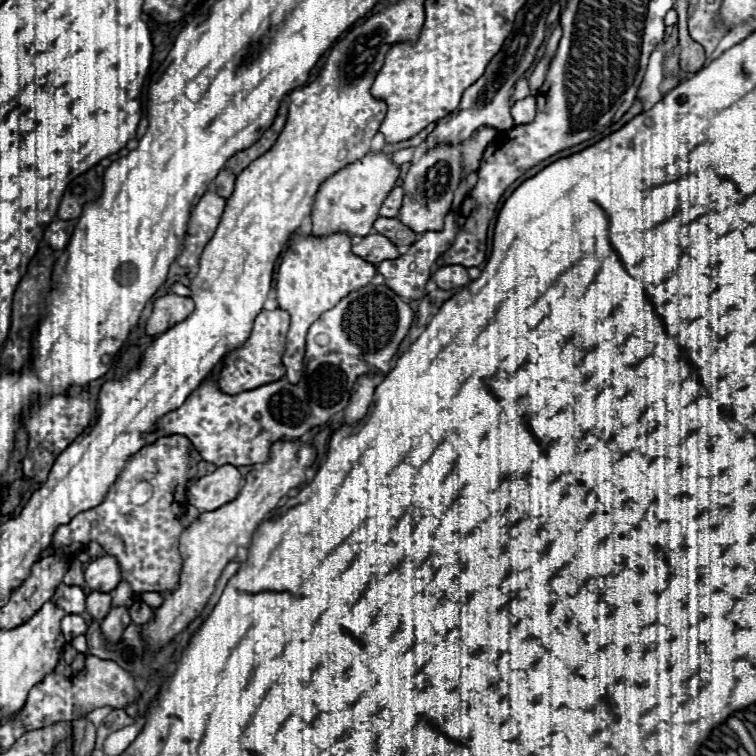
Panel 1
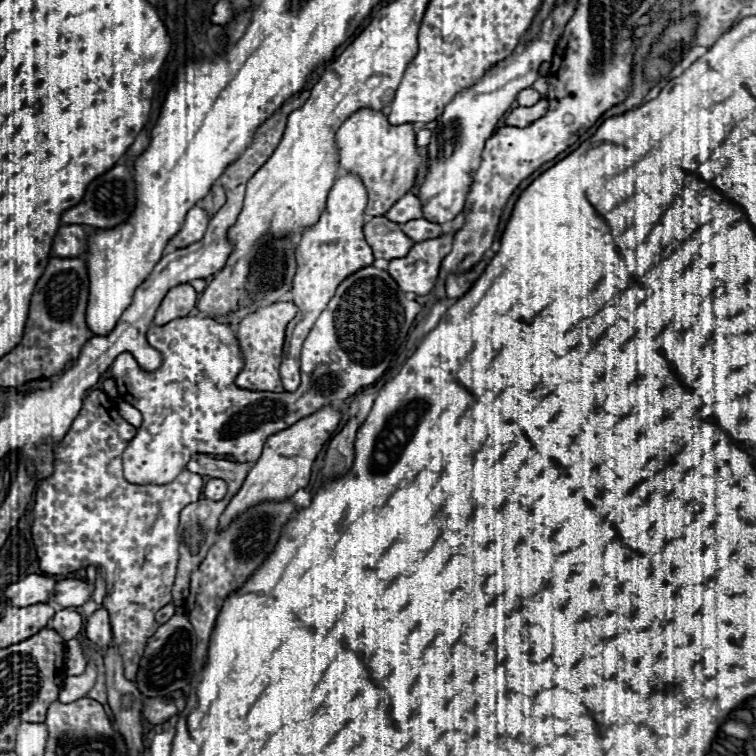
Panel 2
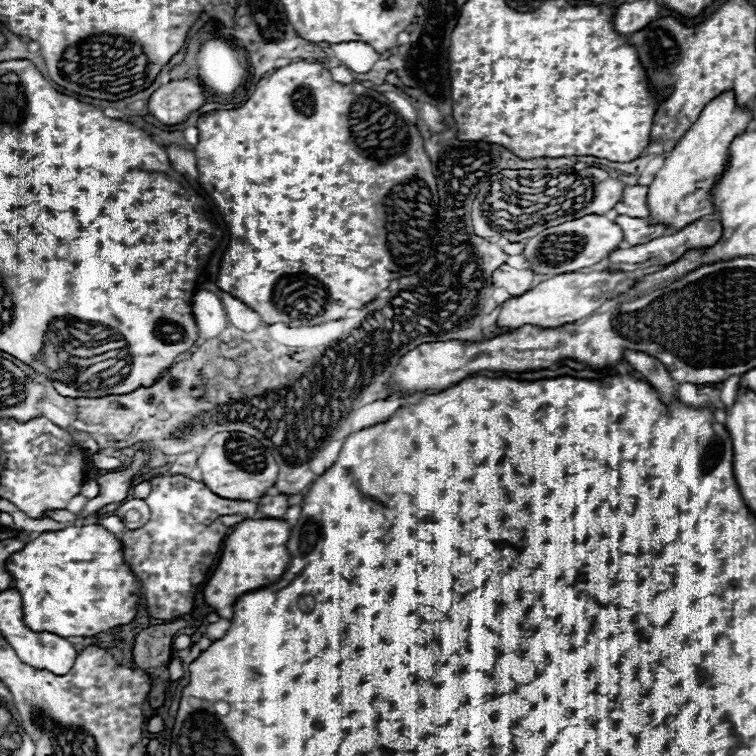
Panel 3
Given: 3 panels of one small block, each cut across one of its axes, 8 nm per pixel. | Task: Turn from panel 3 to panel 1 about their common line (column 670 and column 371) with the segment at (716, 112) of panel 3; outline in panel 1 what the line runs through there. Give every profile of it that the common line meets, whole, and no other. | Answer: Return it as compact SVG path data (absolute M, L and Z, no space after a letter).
M368 152L360 160L332 174L328 180L320 184L314 196L312 234L326 236L342 230L348 232L350 236L368 236L372 232L372 224L378 216L384 196L388 196L388 192L396 186L398 176L400 176L400 166L392 162L392 154L384 152Z

